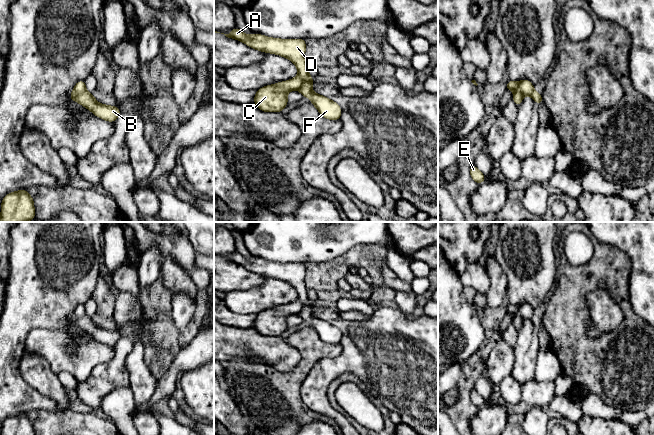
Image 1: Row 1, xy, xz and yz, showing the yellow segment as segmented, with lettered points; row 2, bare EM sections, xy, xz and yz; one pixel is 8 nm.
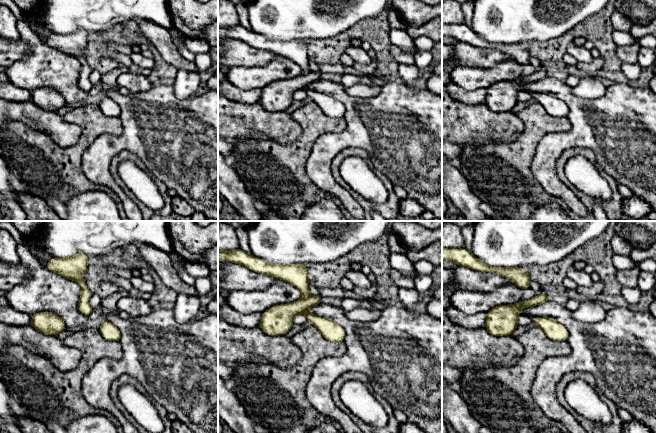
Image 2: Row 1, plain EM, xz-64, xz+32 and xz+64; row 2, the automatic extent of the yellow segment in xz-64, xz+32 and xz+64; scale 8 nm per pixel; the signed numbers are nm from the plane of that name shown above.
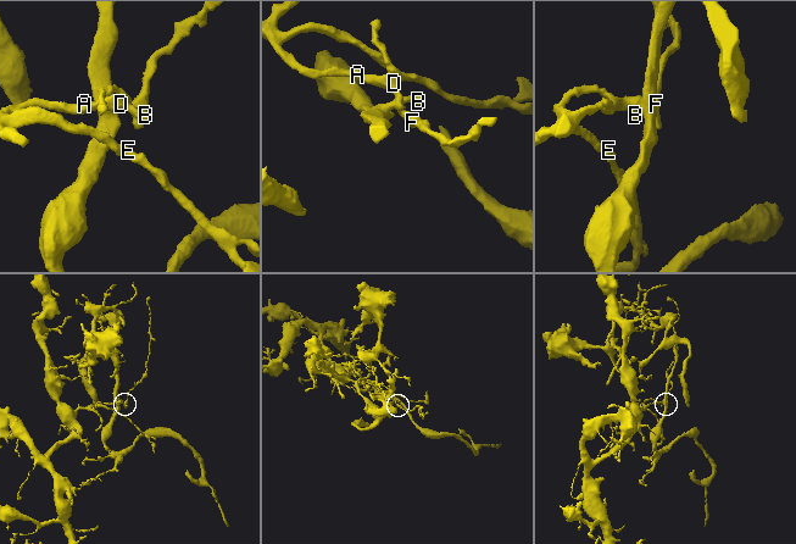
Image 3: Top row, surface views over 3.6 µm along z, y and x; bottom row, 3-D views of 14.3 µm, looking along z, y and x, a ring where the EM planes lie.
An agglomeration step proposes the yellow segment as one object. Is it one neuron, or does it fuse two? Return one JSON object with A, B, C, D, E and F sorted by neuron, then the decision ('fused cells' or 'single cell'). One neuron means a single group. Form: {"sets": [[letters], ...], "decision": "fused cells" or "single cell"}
{"sets": [["A", "D", "E", "F"], ["B", "C"]], "decision": "fused cells"}

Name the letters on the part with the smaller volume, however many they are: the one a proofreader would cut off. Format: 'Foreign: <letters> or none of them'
Foreign: B, C

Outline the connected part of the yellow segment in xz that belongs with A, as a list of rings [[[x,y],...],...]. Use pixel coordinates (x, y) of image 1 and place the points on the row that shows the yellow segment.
[[[234,28],[229,34],[224,34],[244,42],[246,45],[271,54],[277,54],[291,60],[298,69],[298,77],[303,80],[299,88],[303,97],[308,97],[311,103],[318,109],[320,115],[329,120],[341,119],[341,107],[334,101],[316,94],[312,91],[312,82],[308,78],[307,63],[305,61],[305,39],[278,39],[270,38],[261,34],[245,35],[239,28]]]

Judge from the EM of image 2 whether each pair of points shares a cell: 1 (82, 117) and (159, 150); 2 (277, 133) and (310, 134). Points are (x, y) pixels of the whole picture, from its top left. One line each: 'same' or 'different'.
1: different
2: different

